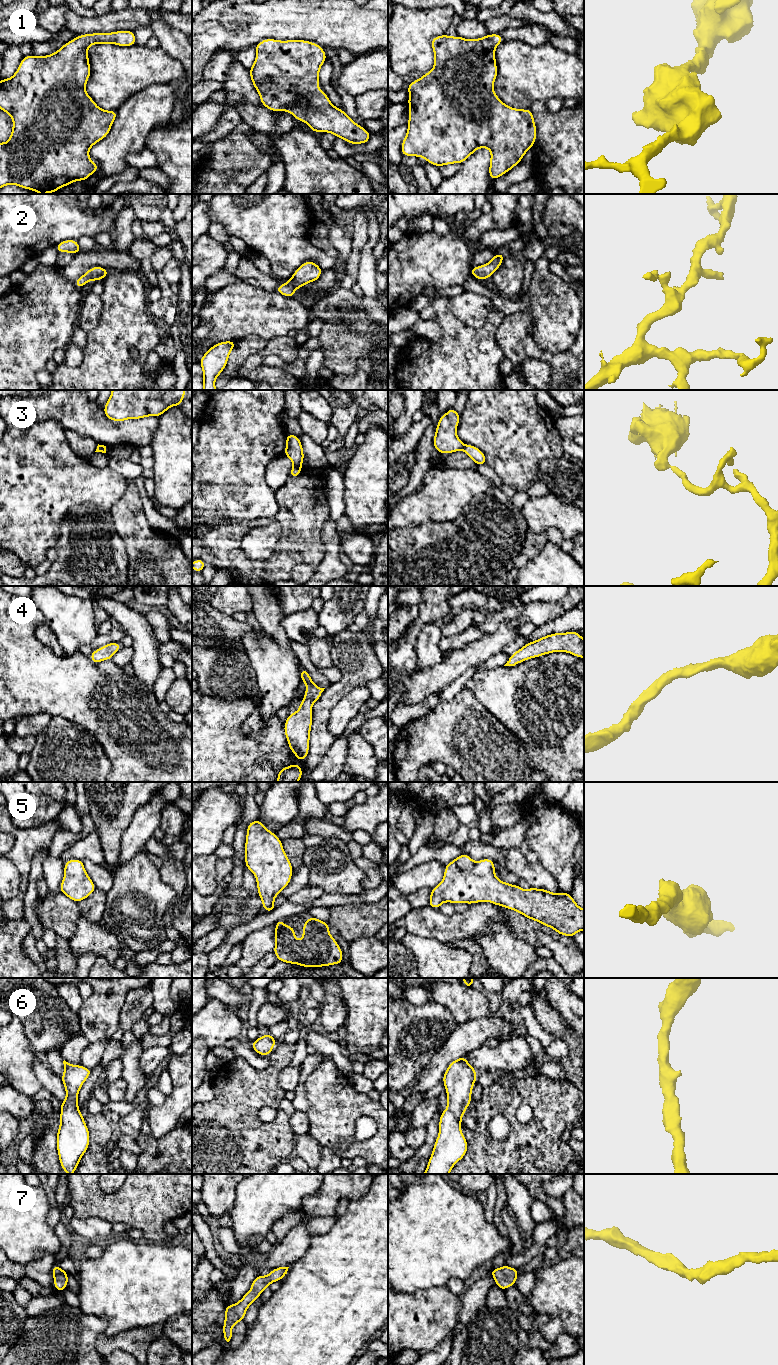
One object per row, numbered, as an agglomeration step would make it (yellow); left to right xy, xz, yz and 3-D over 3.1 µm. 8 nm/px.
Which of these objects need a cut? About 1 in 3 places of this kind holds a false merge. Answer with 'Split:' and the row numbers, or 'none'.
Split: 3

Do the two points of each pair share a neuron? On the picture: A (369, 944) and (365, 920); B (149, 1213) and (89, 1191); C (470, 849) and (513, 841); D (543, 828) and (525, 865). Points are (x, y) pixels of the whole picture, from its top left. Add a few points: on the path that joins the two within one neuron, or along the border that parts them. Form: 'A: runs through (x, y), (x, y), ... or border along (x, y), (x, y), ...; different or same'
A: border along (374, 935), (359, 937), (350, 943); different
B: runs through (134, 1206), (104, 1206); same
C: border along (490, 844), (504, 849), (515, 848); different
D: border along (538, 862), (555, 878); different

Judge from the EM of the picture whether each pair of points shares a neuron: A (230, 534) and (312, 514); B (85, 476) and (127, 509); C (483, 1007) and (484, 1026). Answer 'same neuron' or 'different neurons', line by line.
A: same neuron
B: different neurons
C: different neurons

